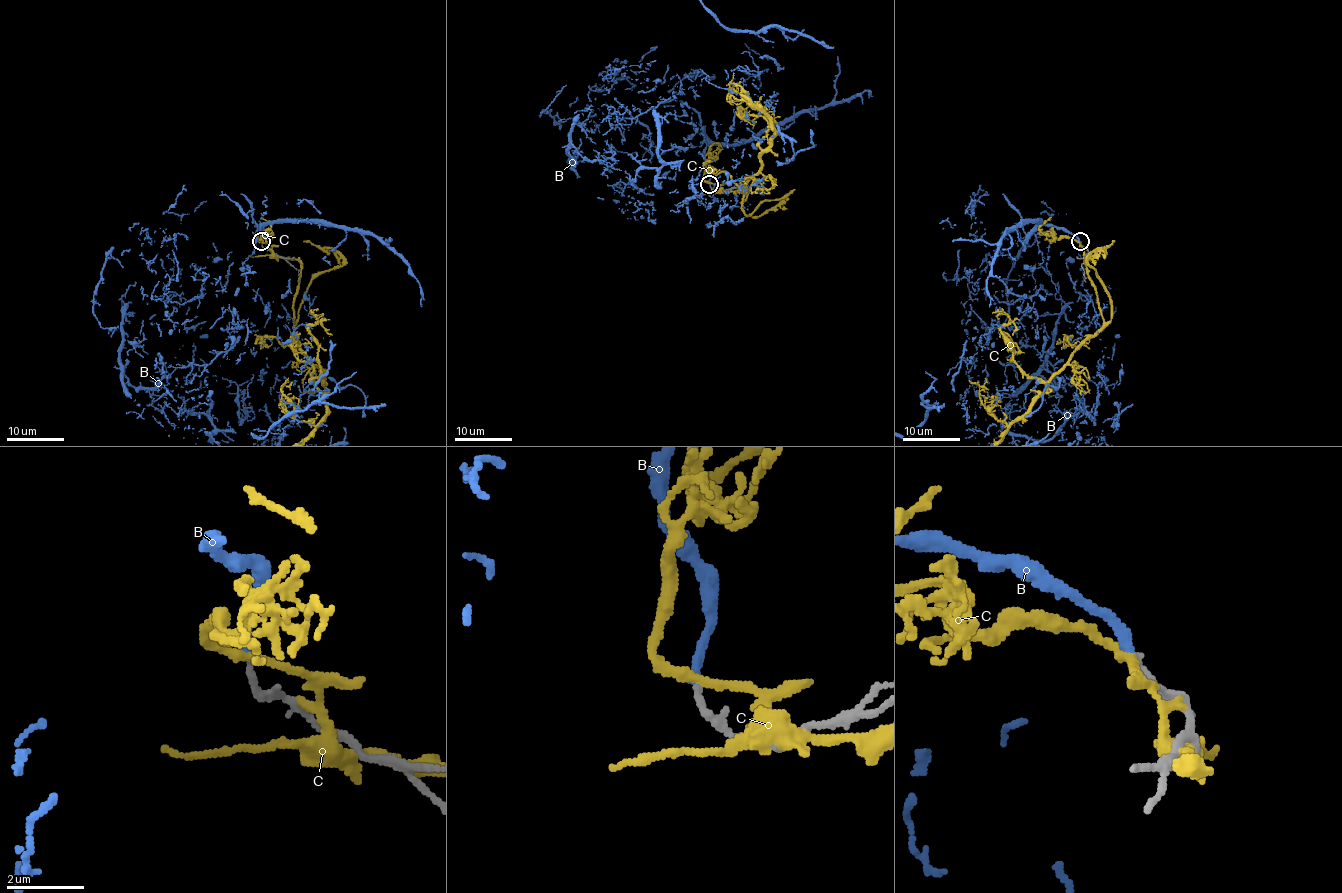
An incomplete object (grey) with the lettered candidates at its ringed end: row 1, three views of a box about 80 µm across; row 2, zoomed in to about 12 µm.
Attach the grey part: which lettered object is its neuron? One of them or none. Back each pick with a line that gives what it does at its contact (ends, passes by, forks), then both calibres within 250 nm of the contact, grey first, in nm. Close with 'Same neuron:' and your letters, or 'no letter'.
B: it ends | 170/240 nm
Same neuron: B

